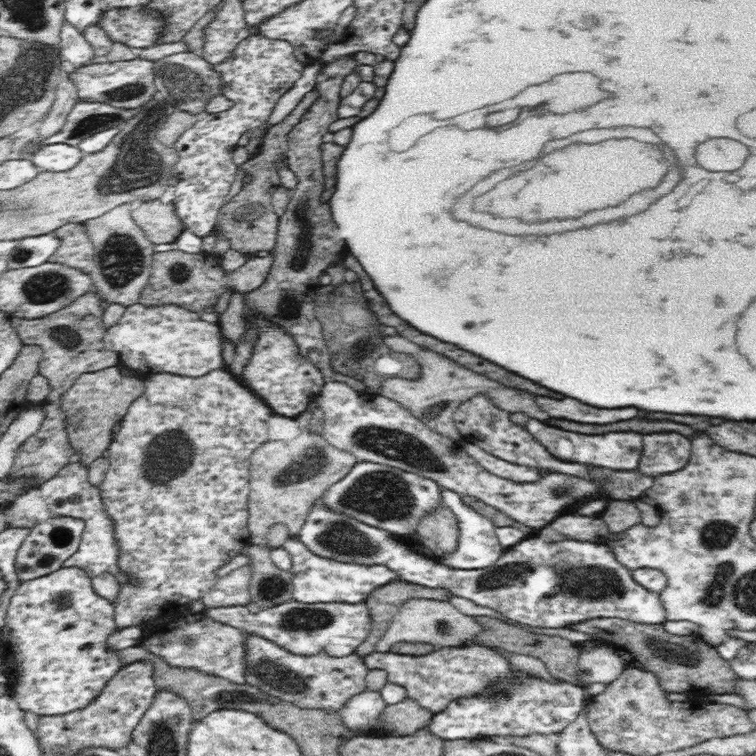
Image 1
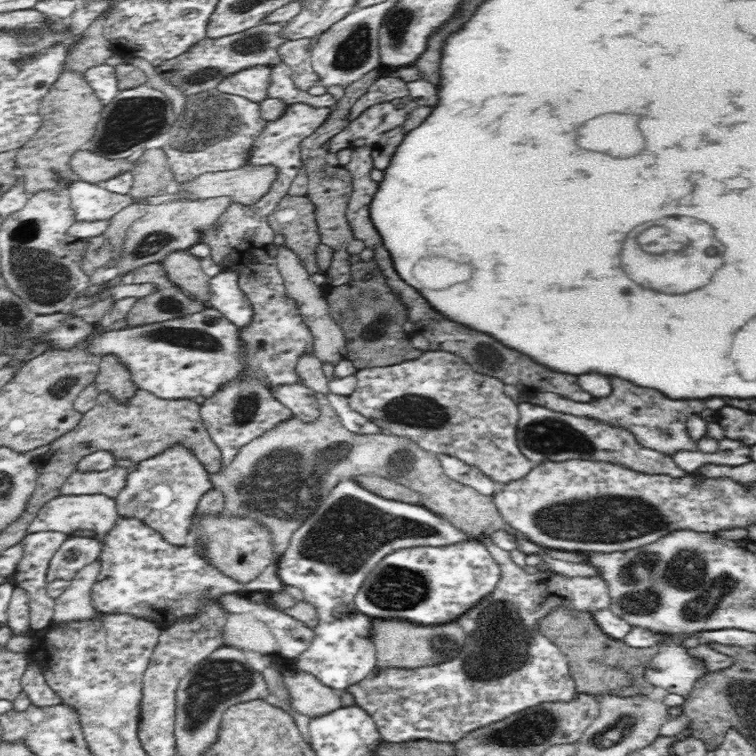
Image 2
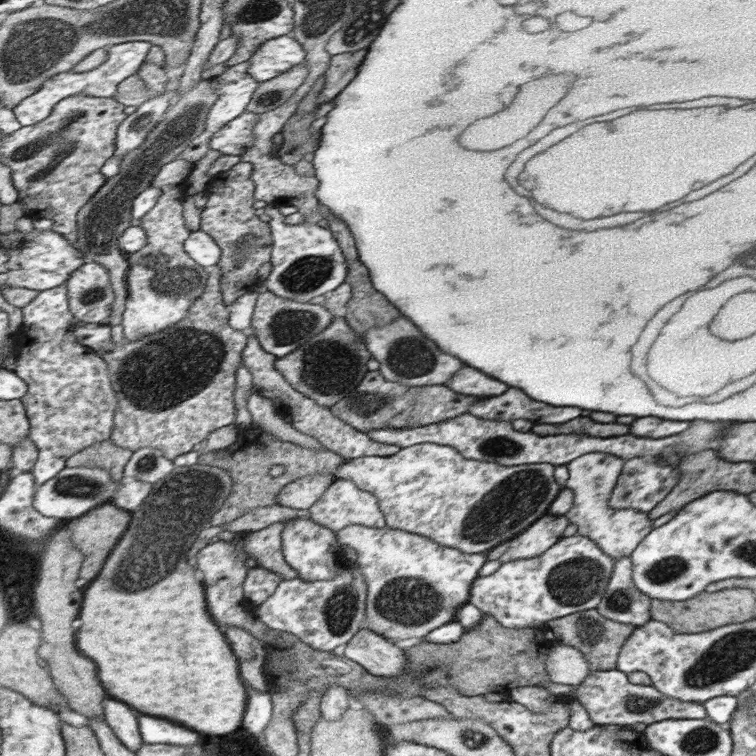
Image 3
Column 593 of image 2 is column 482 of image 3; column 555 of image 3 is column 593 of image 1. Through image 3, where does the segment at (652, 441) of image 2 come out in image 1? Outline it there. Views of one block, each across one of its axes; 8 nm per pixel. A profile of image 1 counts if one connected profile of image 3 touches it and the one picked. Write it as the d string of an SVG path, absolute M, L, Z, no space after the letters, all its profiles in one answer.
M534 396L534 402L552 418L564 418L582 424L610 424L618 420L630 420L638 414L636 408L592 408L572 398L554 400L548 396Z

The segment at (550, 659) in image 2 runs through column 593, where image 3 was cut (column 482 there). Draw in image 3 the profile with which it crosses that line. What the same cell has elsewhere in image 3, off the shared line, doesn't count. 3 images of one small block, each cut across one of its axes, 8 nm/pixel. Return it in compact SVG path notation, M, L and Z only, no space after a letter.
M575 534L569 538L561 538L547 552L543 552L543 556L511 560L511 562L501 564L489 576L475 578L475 584L471 584L467 602L473 604L477 610L481 610L485 616L495 618L507 630L545 628L545 624L551 620L573 616L575 612L583 612L583 610L595 610L599 602L603 600L603 594L607 590L607 580L611 580L611 572L615 566L613 562L615 560L607 552L597 548L589 538Z

